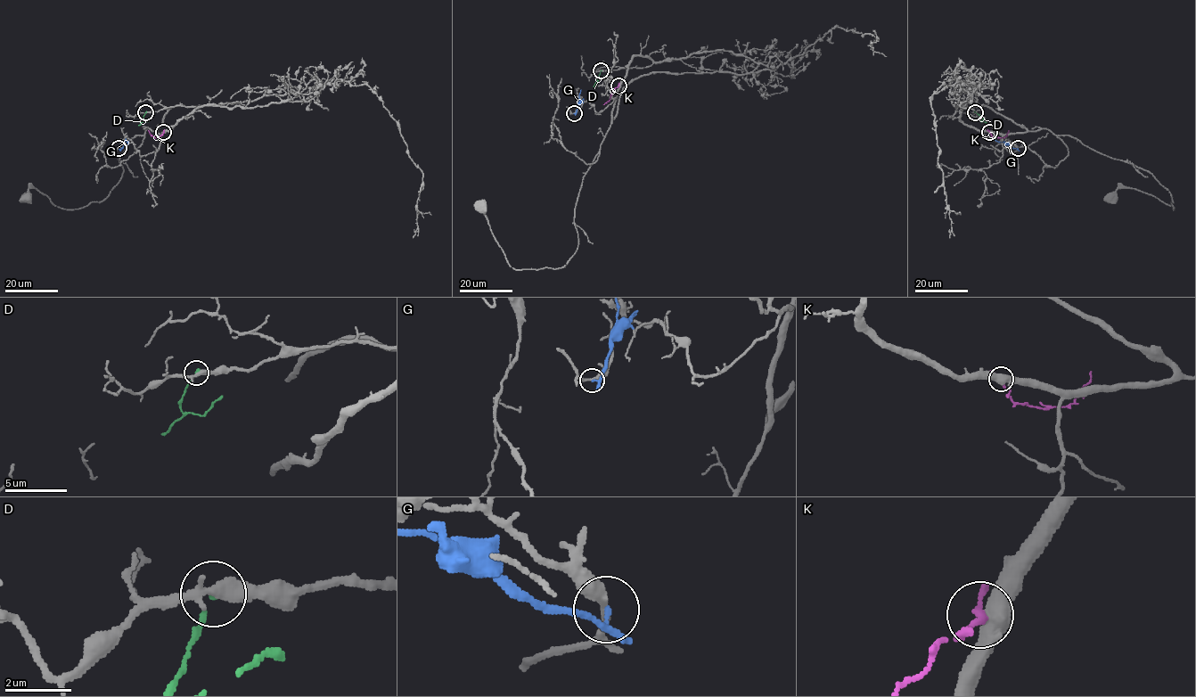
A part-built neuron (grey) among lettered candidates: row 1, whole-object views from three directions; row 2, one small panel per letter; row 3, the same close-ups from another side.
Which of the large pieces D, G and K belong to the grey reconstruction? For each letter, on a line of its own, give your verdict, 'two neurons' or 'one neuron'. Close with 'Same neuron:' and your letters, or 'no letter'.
D: two neurons
G: two neurons
K: two neurons
Same neuron: no letter

